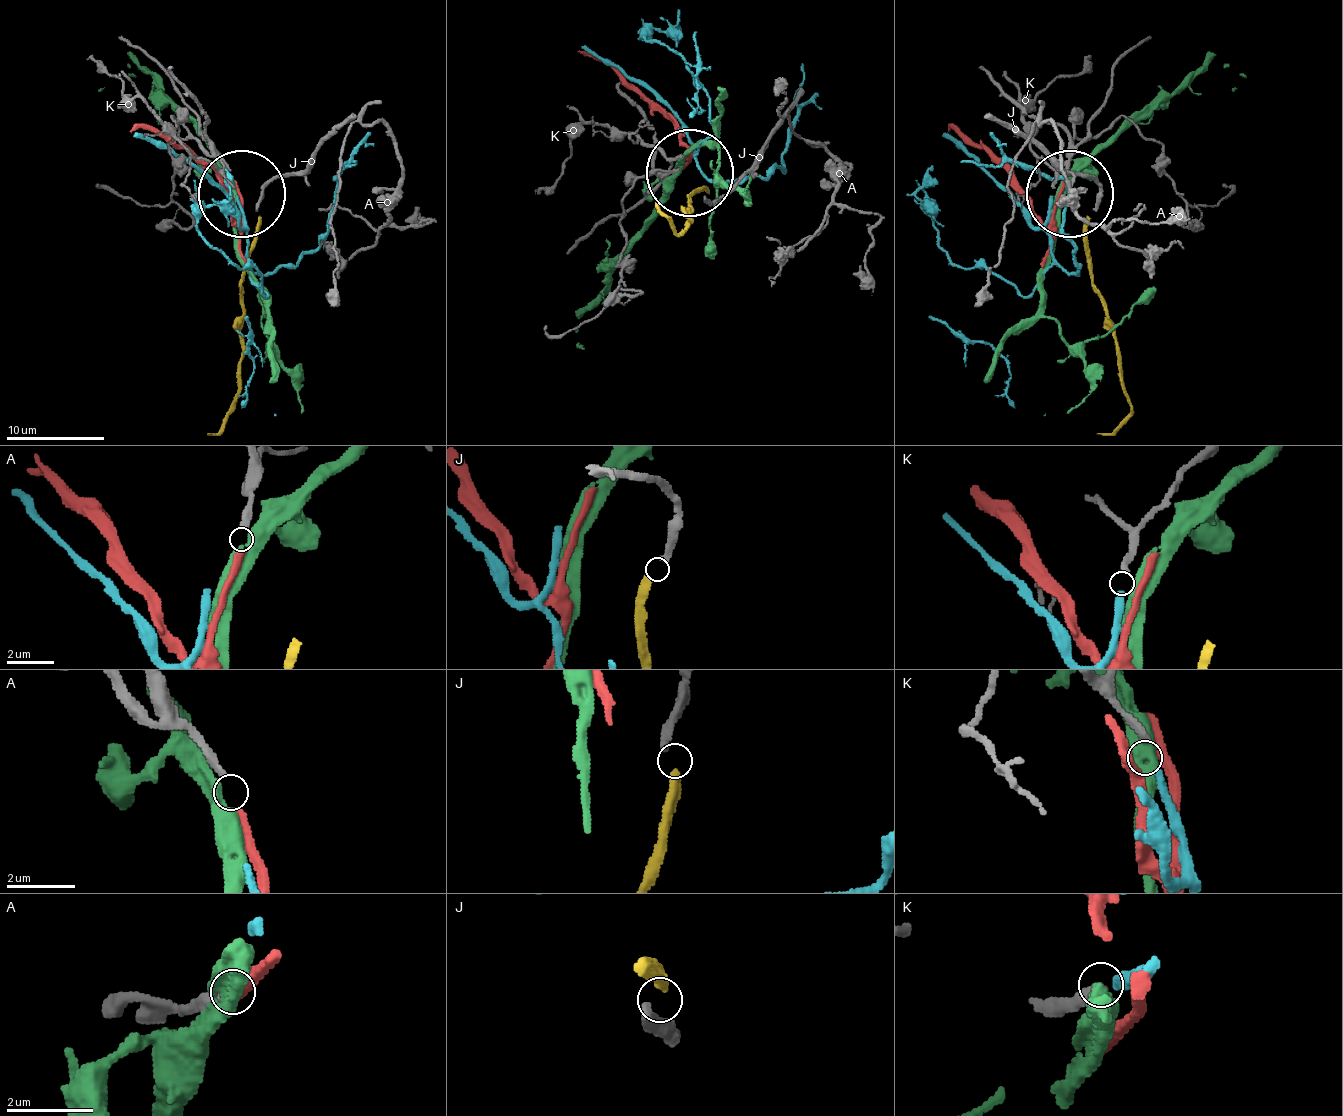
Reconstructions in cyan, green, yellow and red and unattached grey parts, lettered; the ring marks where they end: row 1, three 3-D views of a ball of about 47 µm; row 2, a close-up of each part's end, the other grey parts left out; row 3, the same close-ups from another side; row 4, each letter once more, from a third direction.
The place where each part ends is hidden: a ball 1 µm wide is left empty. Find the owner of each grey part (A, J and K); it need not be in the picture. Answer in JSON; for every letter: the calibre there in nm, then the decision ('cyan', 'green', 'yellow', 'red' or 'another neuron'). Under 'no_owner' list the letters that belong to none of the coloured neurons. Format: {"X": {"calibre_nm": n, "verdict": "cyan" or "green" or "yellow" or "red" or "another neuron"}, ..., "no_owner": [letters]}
{"A": {"calibre_nm": 240, "verdict": "another neuron"}, "J": {"calibre_nm": 280, "verdict": "yellow"}, "K": {"calibre_nm": 240, "verdict": "cyan"}, "no_owner": ["A"]}

